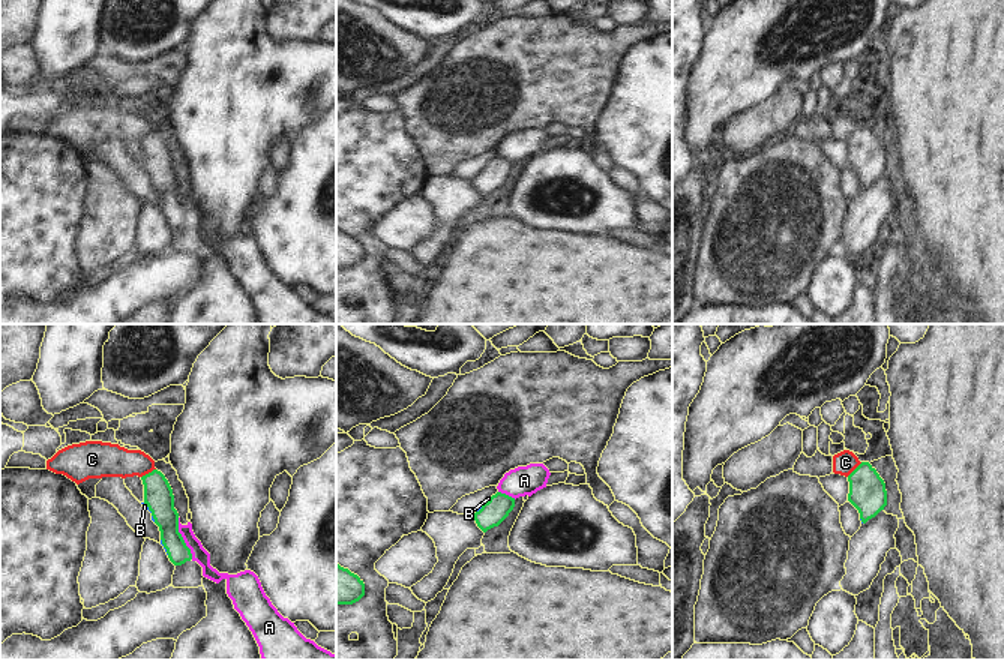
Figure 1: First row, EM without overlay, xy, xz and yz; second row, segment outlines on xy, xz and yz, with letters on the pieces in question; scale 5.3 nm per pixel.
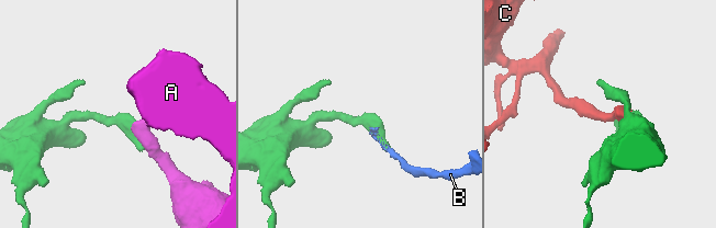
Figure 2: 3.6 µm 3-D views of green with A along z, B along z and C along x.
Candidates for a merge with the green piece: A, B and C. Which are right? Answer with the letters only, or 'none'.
B

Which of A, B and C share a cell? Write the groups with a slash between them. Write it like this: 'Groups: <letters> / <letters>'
Groups: A / B / C

